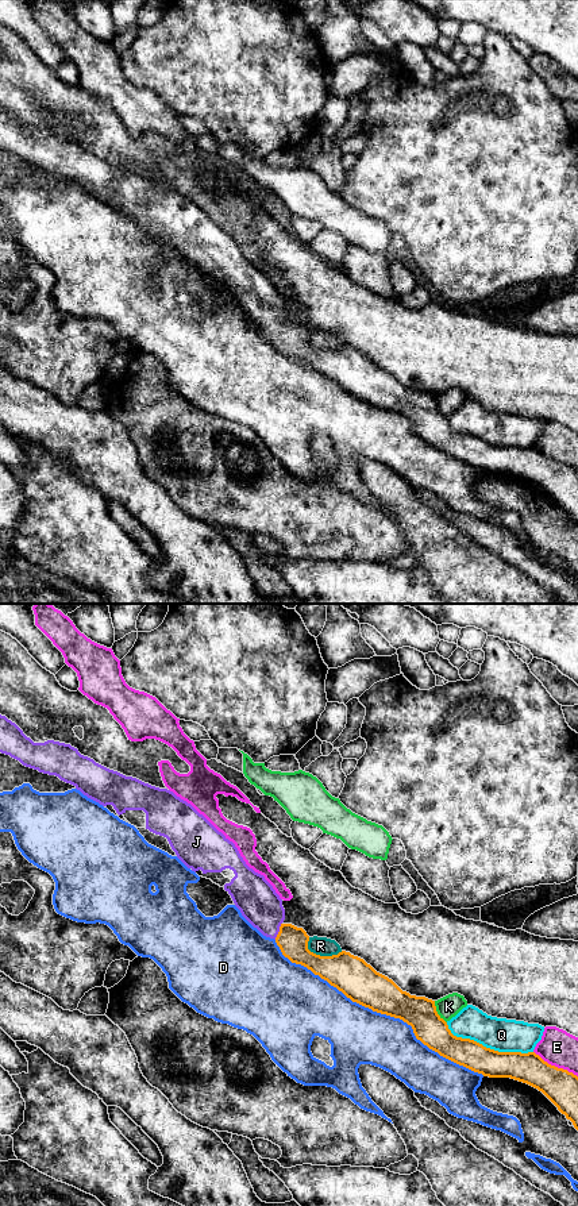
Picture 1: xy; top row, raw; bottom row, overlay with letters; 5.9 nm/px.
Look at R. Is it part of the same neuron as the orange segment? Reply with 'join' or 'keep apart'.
keep apart

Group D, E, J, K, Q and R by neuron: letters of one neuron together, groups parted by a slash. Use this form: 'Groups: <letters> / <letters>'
Groups: D / E / J / K / Q / R

